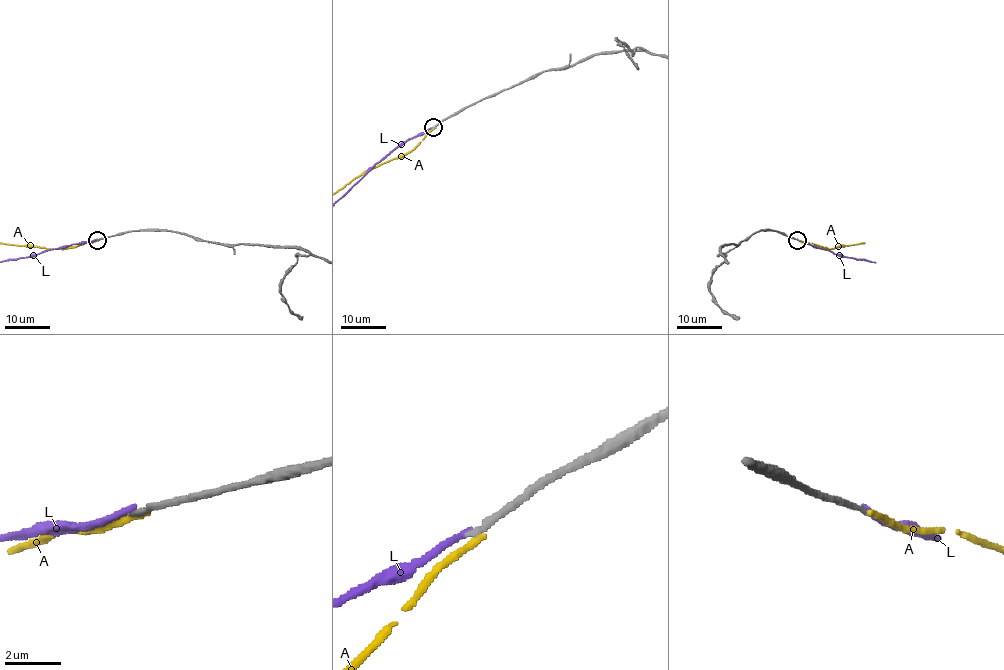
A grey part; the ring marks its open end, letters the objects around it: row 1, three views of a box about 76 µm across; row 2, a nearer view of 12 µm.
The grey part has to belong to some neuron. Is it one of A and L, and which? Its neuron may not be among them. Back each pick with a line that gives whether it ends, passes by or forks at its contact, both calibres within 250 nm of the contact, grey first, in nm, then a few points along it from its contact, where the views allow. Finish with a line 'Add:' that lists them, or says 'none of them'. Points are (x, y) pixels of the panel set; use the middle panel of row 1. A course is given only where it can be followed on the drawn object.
Add: none of them

